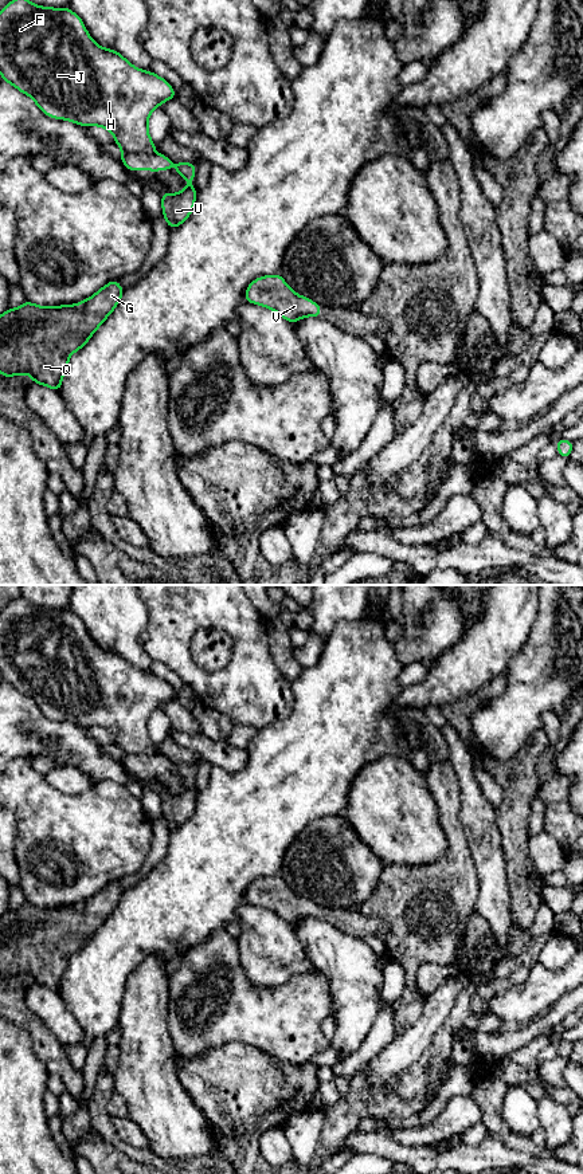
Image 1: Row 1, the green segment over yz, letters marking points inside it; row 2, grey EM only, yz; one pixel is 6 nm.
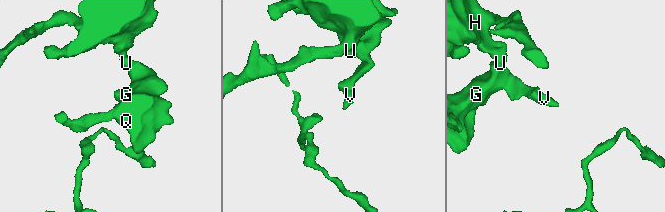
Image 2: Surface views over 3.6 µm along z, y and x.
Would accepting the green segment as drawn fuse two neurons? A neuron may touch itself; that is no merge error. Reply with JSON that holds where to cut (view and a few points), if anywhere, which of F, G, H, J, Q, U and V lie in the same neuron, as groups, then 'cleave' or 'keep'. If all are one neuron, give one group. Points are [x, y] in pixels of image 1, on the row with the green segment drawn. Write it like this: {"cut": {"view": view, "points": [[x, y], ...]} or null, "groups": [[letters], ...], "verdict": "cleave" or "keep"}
{"cut": {"view": "yz", "points": [[122, 152], [153, 153]]}, "groups": [["F", "H", "J"], ["G", "Q", "U", "V"]], "verdict": "cleave"}

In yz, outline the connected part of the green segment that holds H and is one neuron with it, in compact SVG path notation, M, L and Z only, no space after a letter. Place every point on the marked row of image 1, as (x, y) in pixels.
M12 0L0 12L0 72L3 81L31 97L47 117L107 129L122 153L154 153L148 118L163 102L176 98L173 87L164 78L134 67L116 50L98 46L82 19L69 7L39 7L30 0Z

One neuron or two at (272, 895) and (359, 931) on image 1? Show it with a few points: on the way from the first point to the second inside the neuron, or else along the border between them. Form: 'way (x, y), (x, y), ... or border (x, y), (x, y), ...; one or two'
way (293, 907), (325, 913), (337, 918); one

